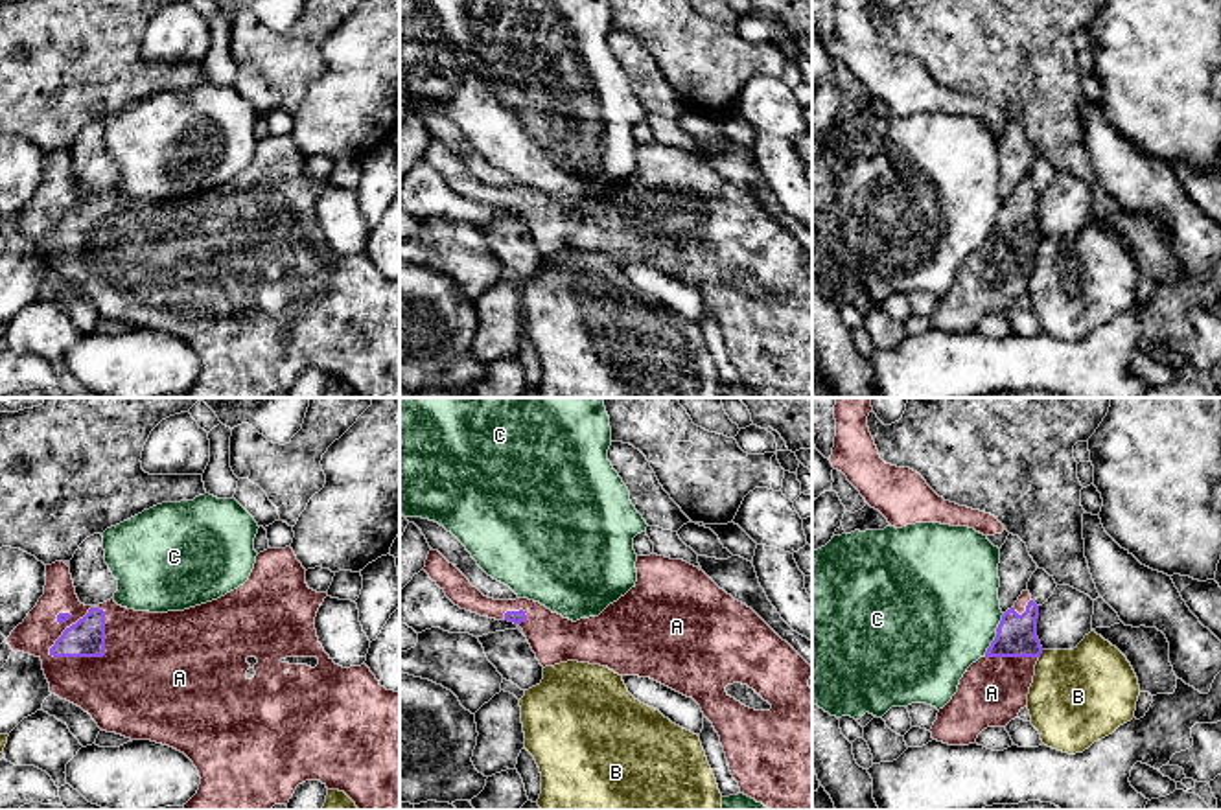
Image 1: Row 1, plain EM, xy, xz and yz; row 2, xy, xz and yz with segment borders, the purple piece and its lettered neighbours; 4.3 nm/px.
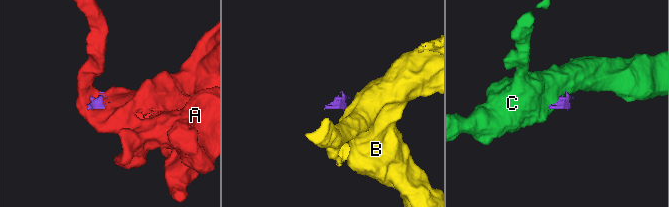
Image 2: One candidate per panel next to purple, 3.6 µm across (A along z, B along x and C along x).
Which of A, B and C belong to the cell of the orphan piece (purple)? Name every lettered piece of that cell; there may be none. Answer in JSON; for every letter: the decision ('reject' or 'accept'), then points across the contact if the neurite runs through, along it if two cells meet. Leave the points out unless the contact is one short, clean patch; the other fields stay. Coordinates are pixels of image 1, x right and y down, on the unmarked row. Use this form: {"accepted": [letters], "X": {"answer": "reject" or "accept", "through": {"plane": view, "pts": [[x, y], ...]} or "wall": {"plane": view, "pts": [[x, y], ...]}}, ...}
{"accepted": ["A"], "A": {"answer": "accept"}, "B": {"answer": "reject", "wall": {"plane": "yz", "pts": [[1043, 238], [1039, 245]]}}, "C": {"answer": "reject", "wall": {"plane": "yz", "pts": [[1004, 201], [997, 223], [984, 242]]}}}

